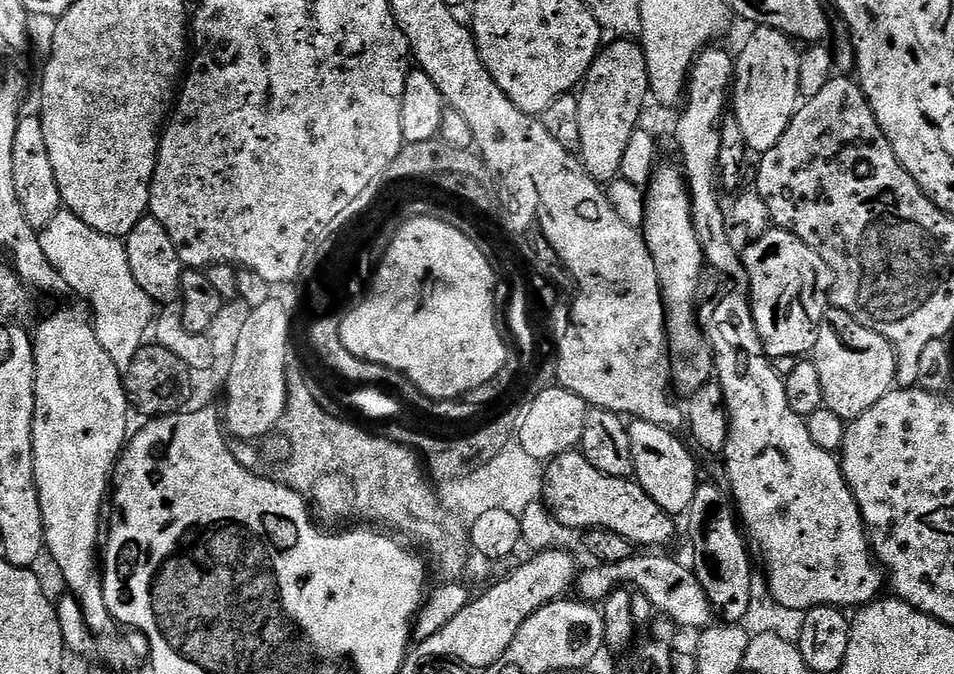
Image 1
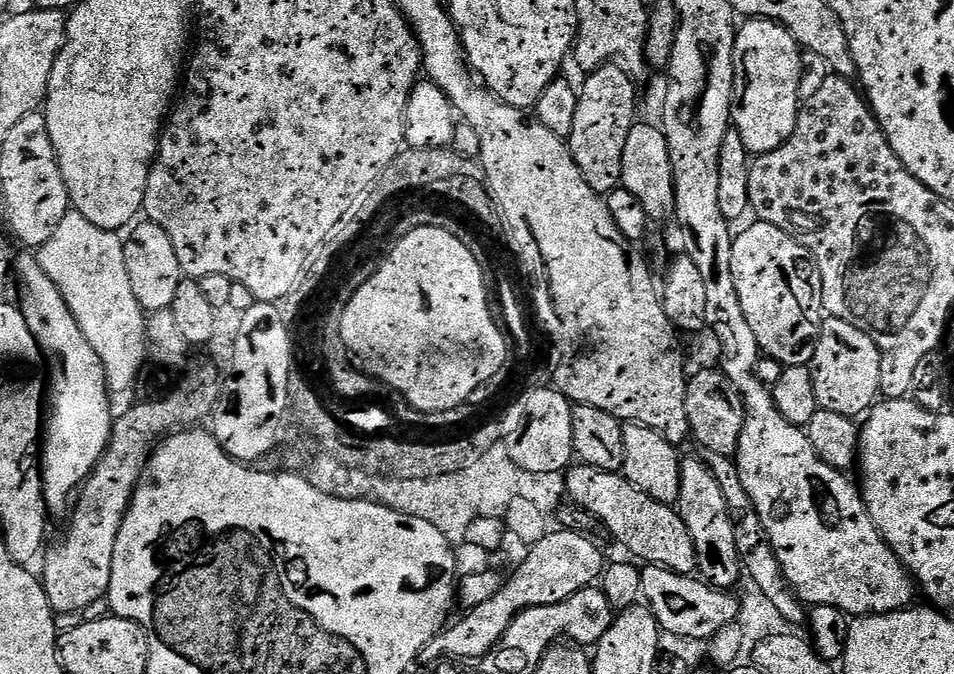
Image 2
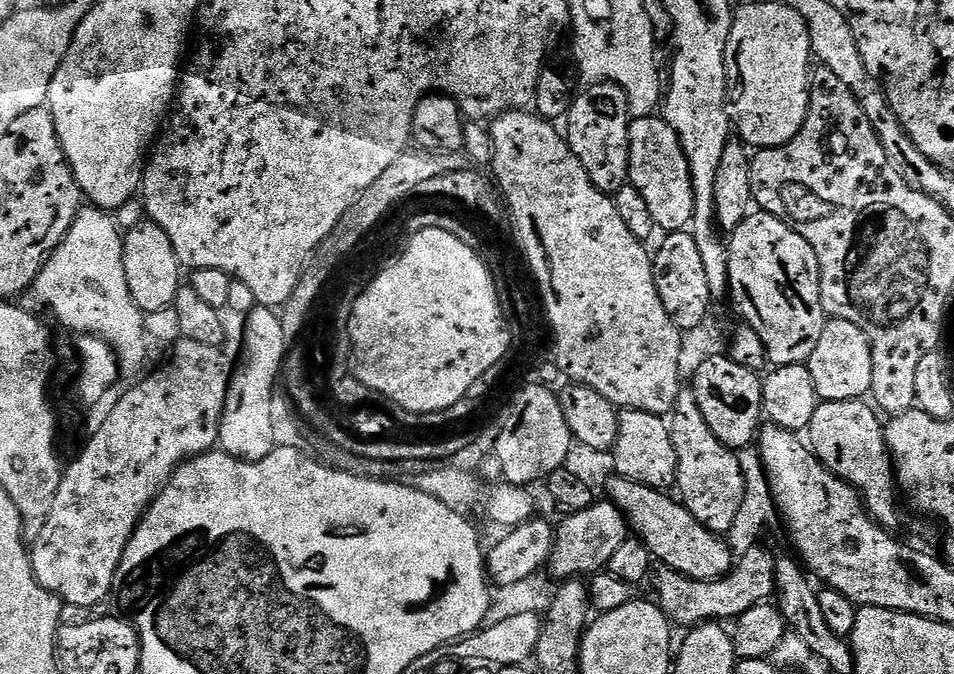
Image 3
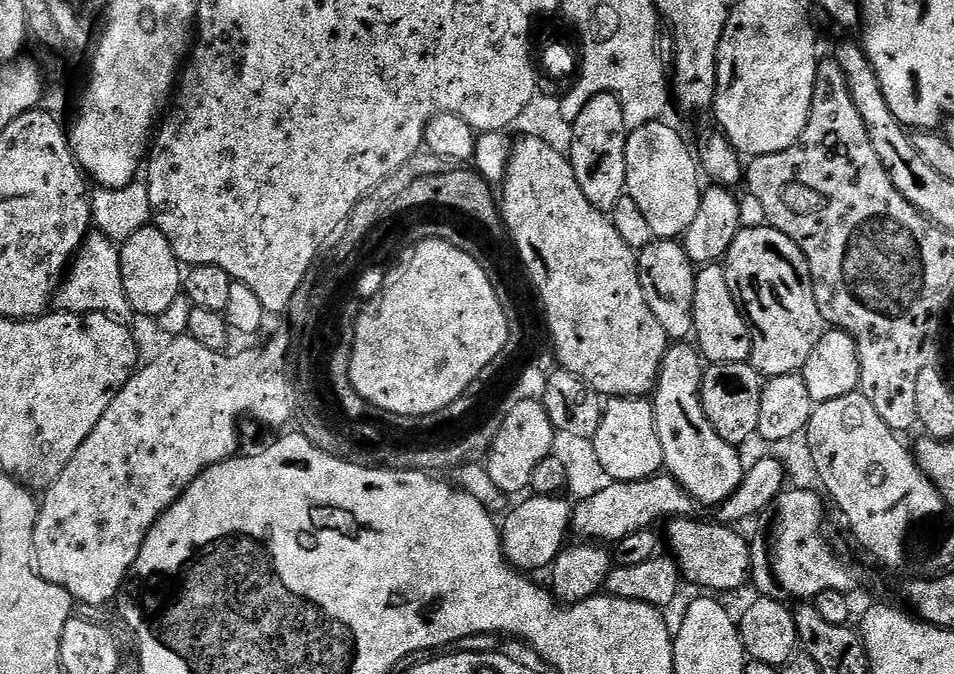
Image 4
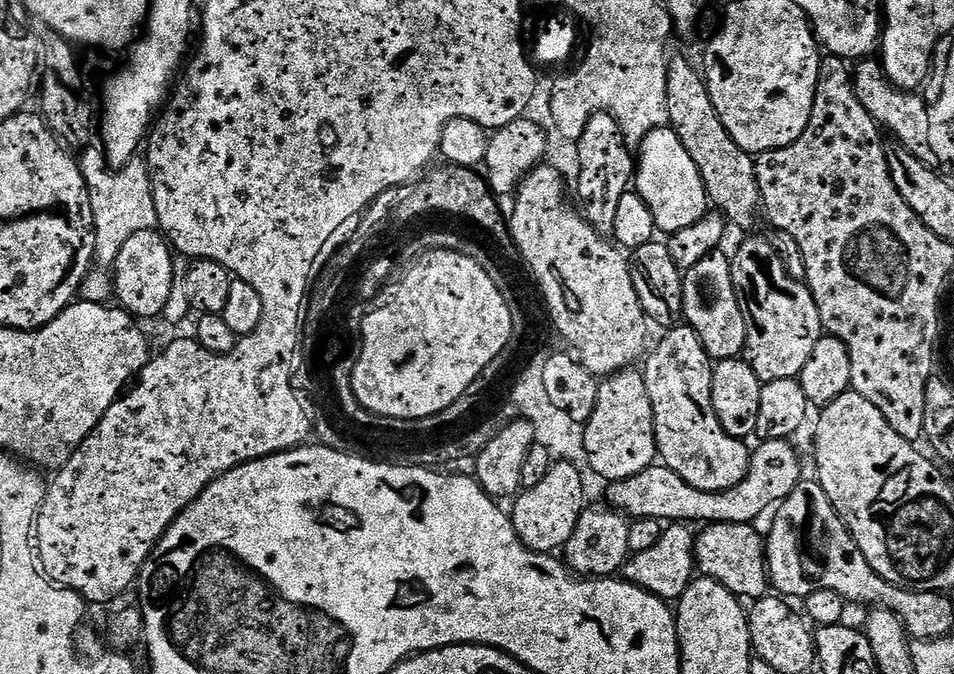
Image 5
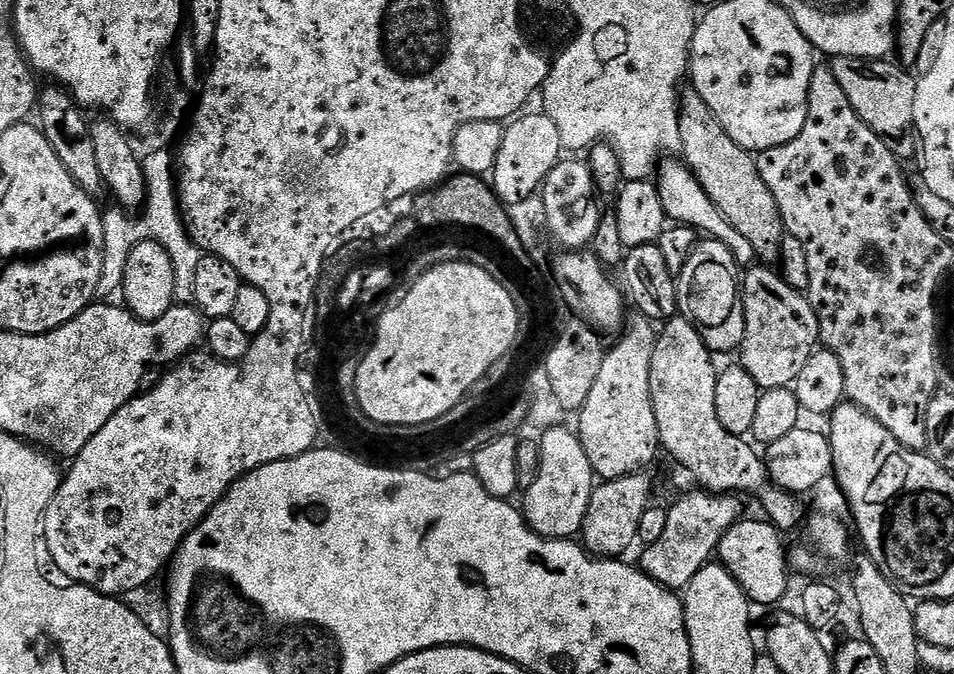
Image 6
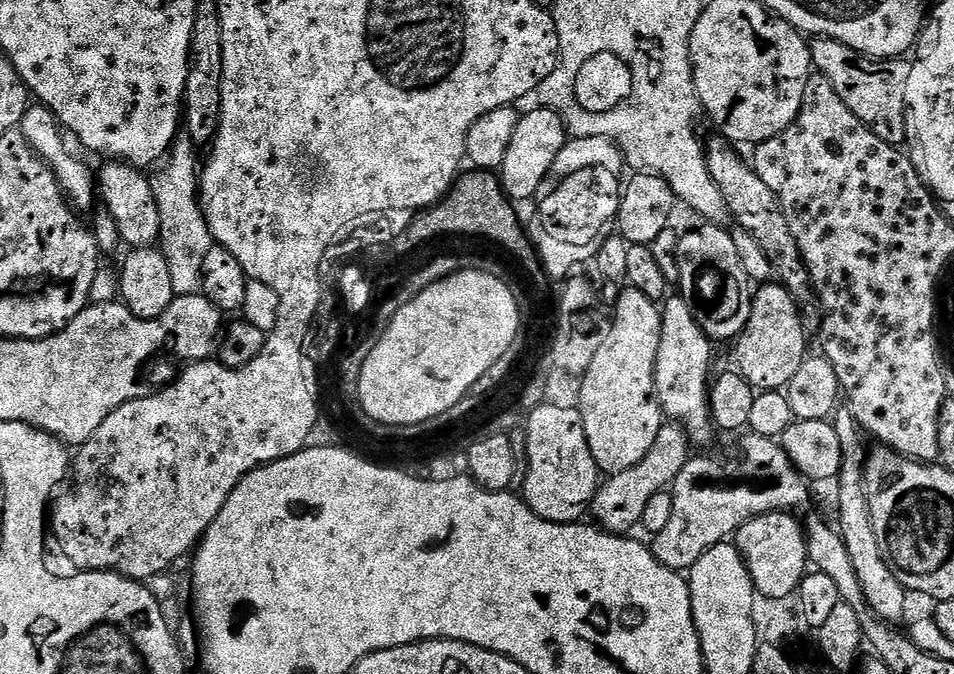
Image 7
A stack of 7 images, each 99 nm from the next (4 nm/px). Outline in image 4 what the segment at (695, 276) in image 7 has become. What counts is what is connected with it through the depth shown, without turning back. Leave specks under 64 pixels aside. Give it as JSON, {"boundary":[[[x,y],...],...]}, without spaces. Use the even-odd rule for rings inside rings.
{"boundary":[[[723,263],[703,265],[696,273],[693,302],[694,340],[698,351],[708,364],[747,364],[752,358],[752,329],[744,312],[736,304],[730,285],[726,282]]]}

